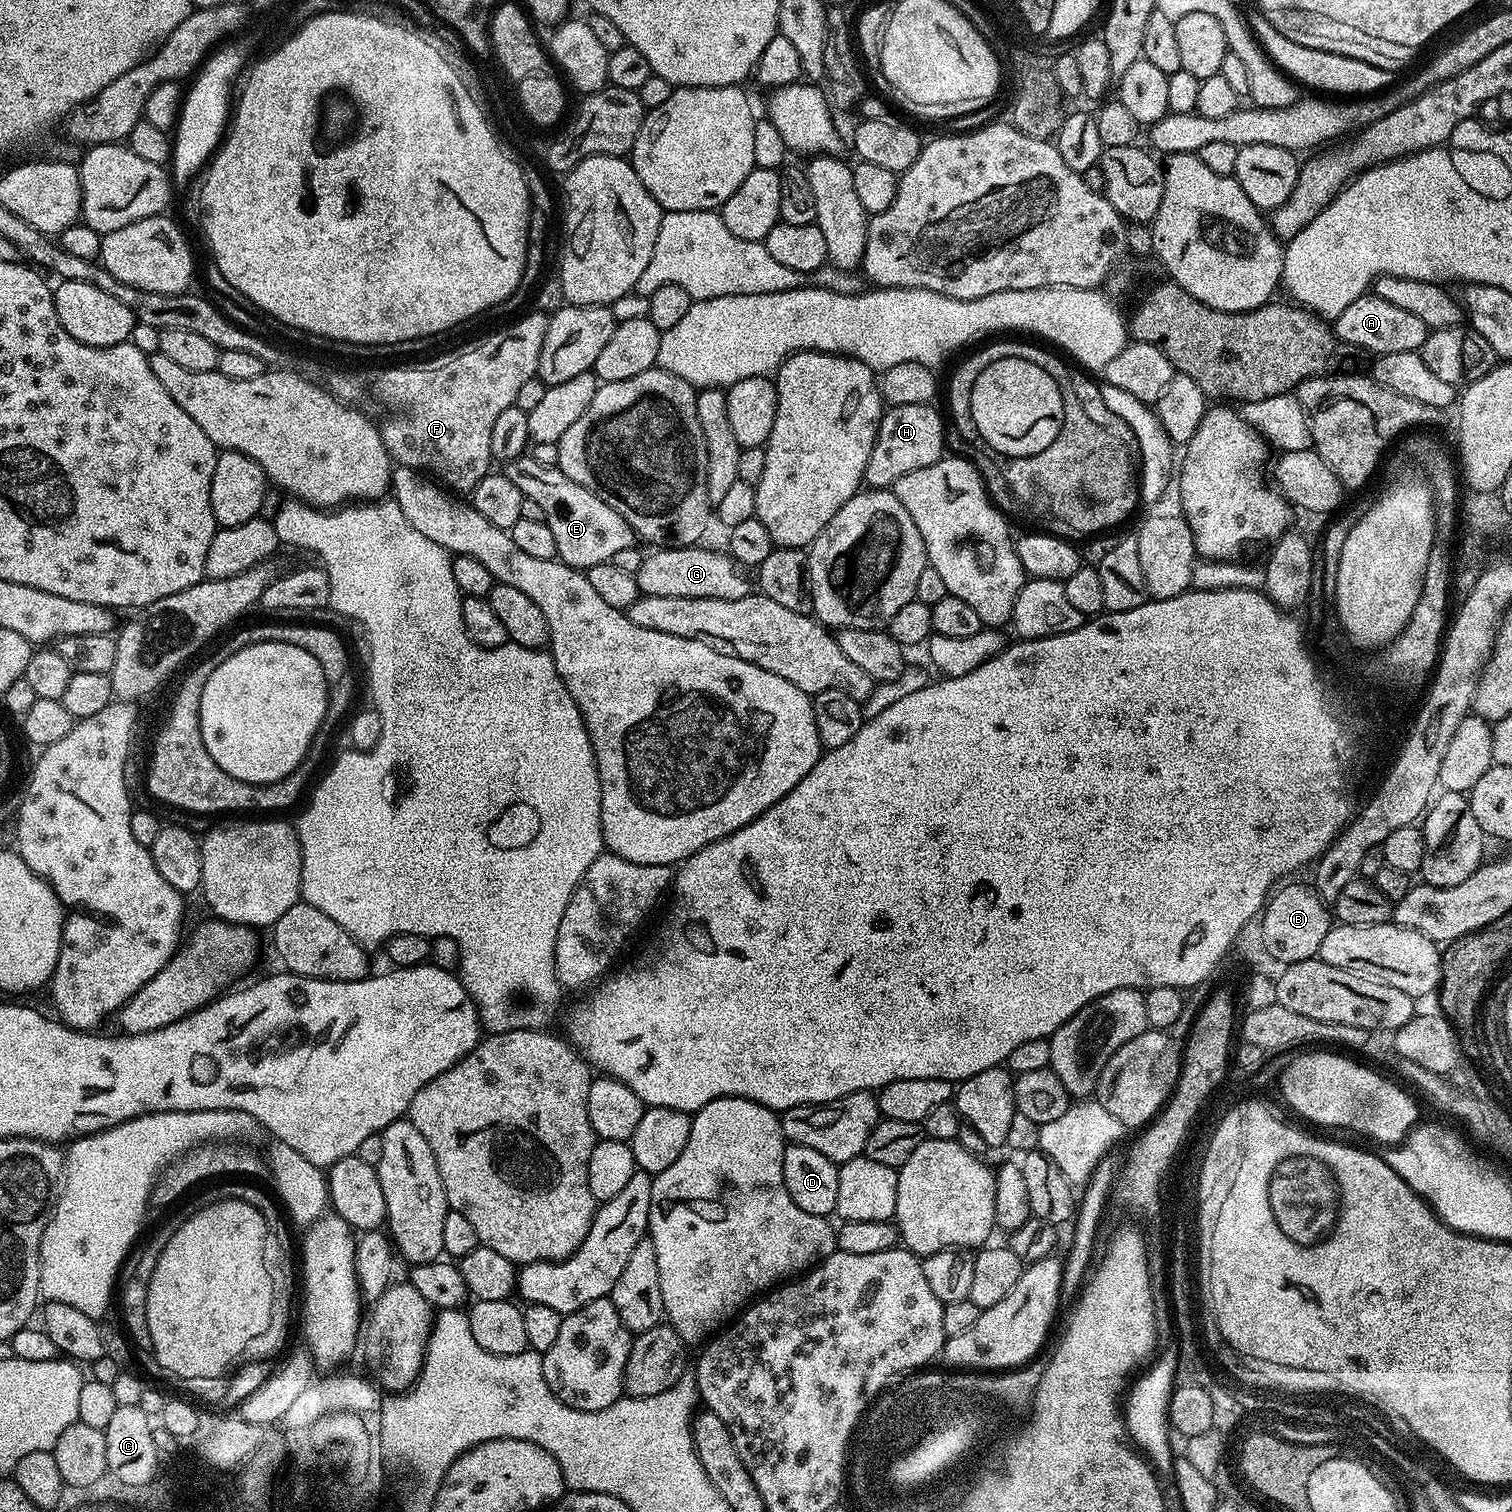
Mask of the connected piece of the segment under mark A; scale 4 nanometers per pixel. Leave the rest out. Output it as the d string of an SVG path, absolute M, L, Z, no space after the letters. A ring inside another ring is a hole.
M1365 294L1354 298L1342 314L1334 321L1337 339L1353 344L1356 348L1369 348L1372 354L1398 354L1399 352L1419 352L1426 342L1430 329L1416 315L1386 302L1386 298L1378 298L1374 294Z

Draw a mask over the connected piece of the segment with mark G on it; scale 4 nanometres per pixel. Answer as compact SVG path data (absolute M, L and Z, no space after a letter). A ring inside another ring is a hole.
M704 546L652 550L645 555L642 566L636 571L636 581L643 595L658 594L662 598L746 598L754 588L747 580L745 569L737 564L727 551L715 552ZM652 552L652 553L651 553Z

